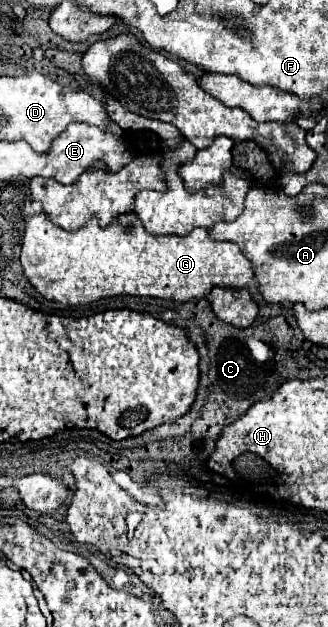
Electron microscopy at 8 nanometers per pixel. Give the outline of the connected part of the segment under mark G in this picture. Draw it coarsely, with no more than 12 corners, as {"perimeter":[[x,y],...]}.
{"perimeter":[[134,212],[78,232],[26,224],[48,300],[174,302],[244,288],[250,260],[206,228],[152,236]]}

